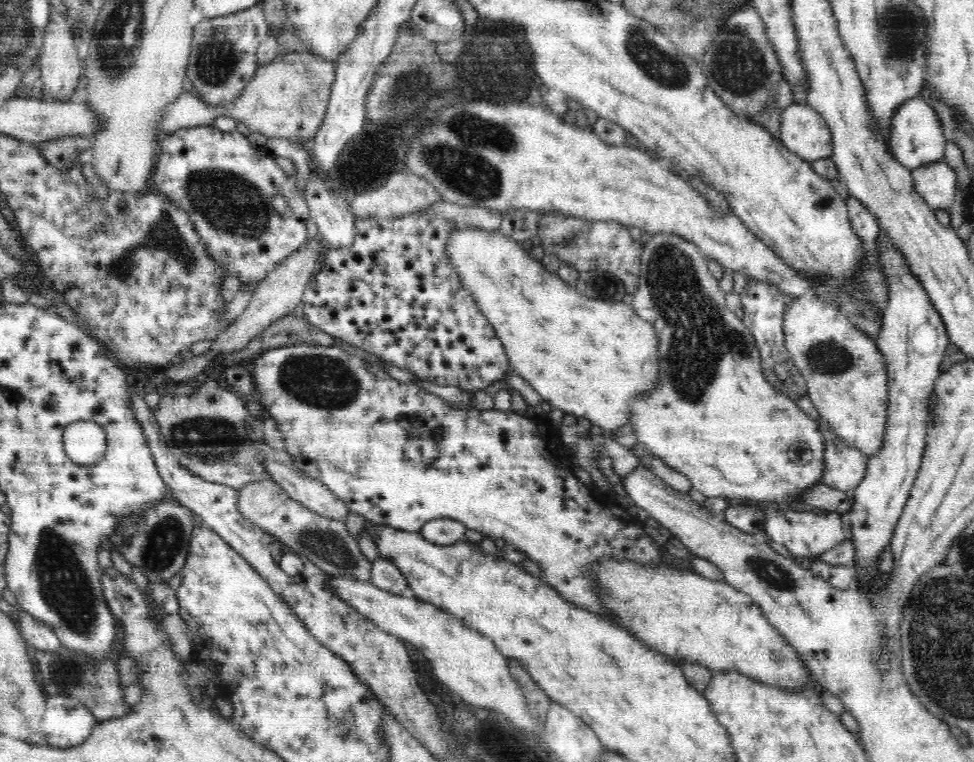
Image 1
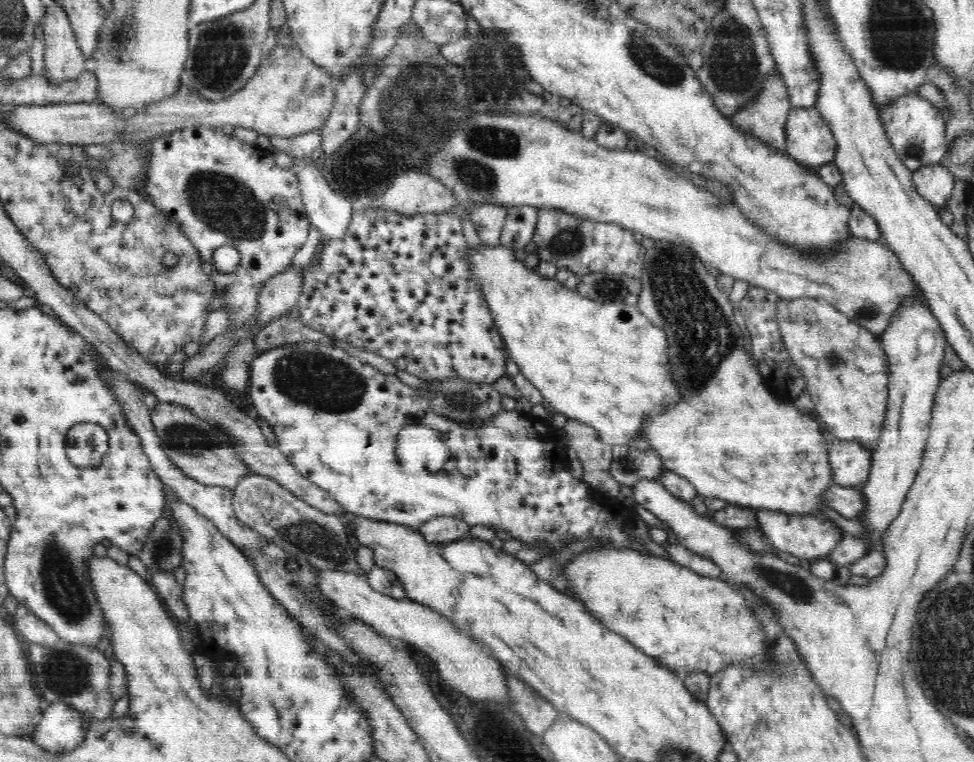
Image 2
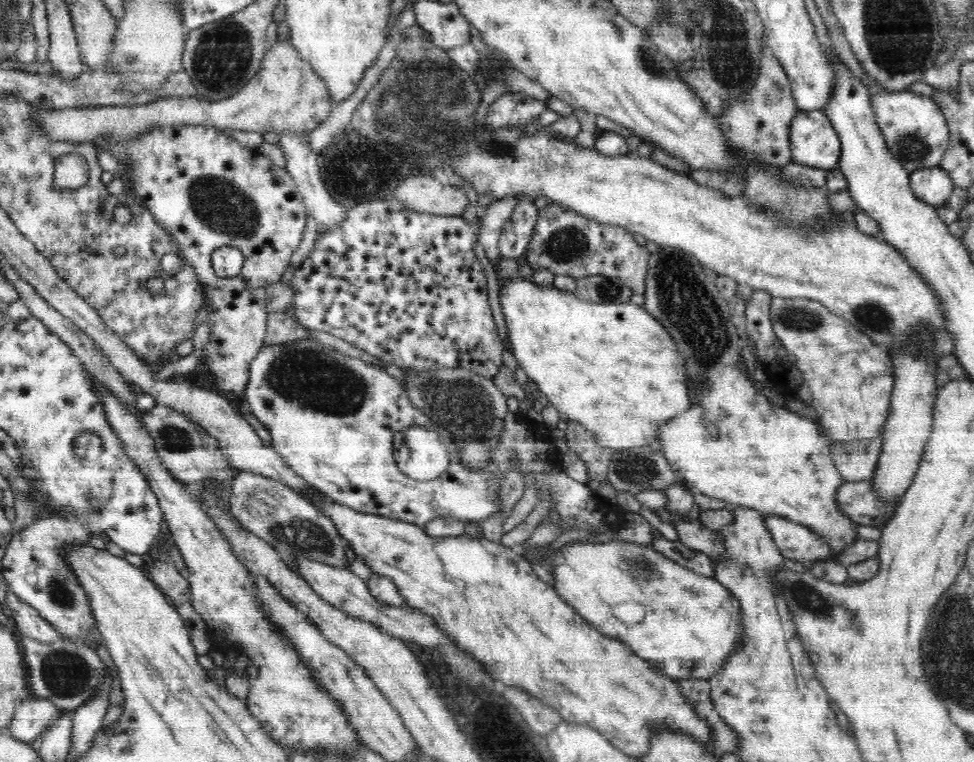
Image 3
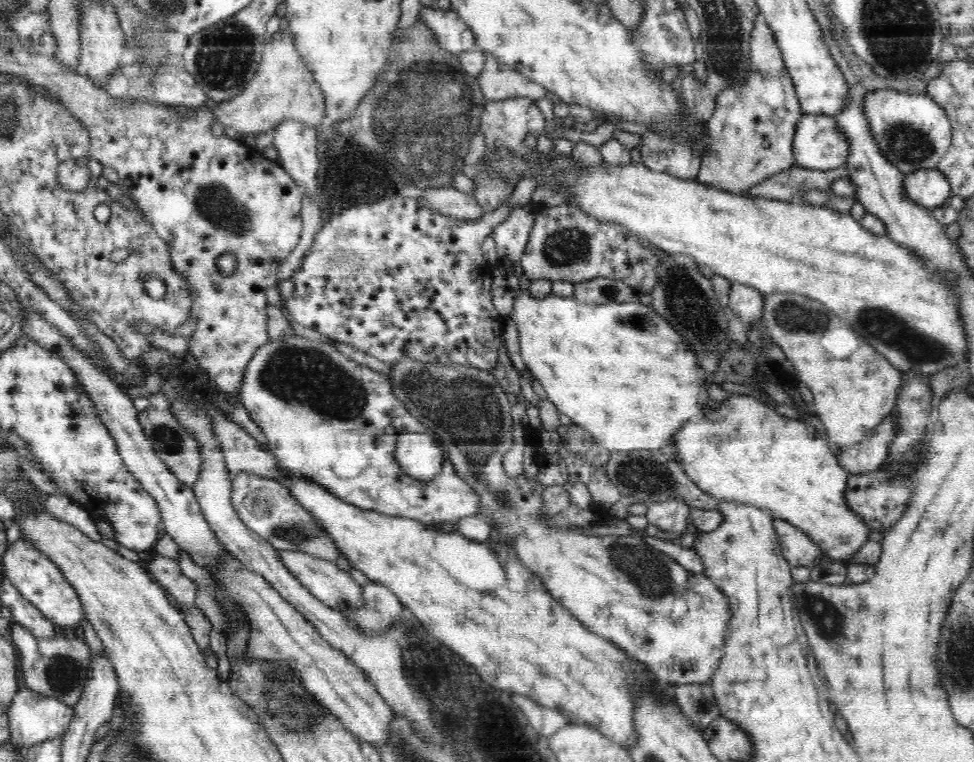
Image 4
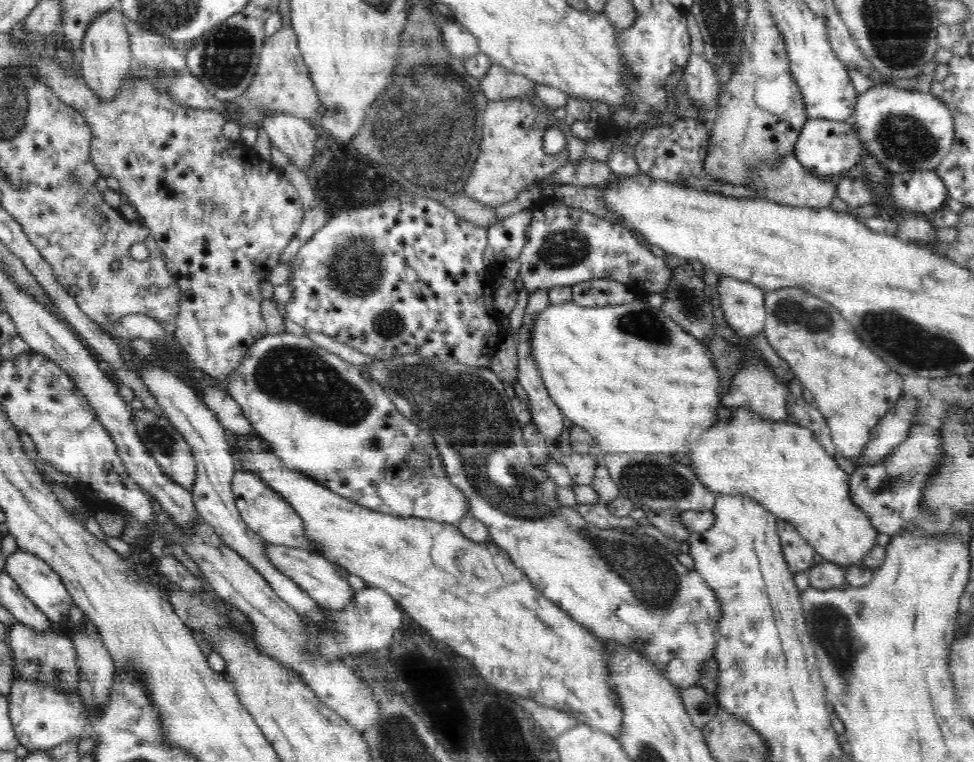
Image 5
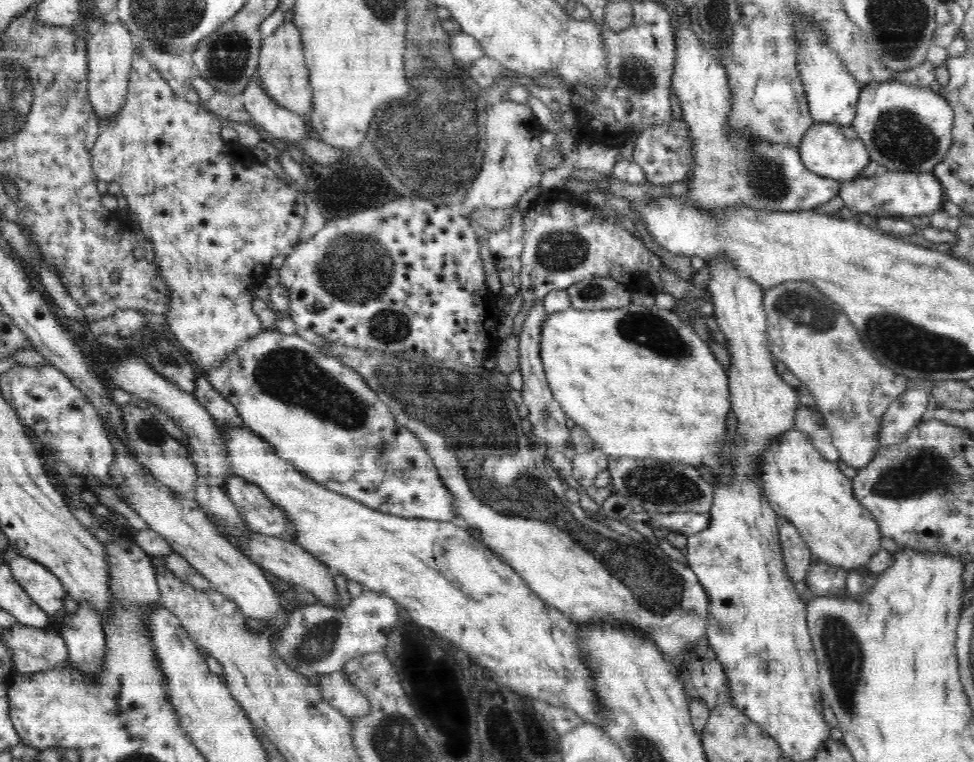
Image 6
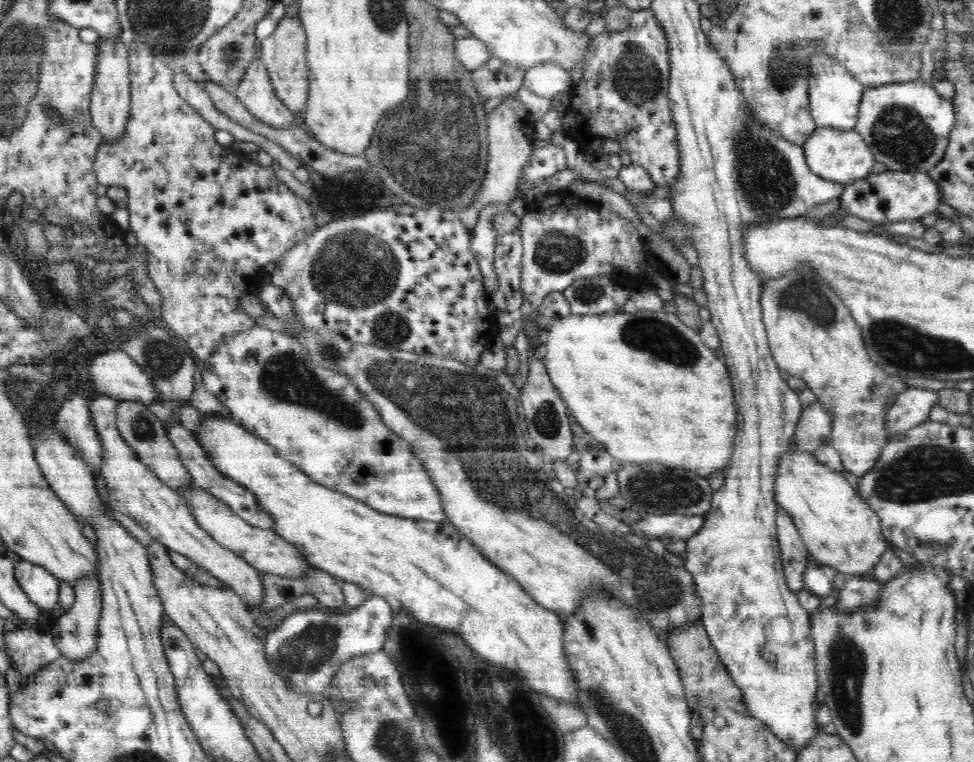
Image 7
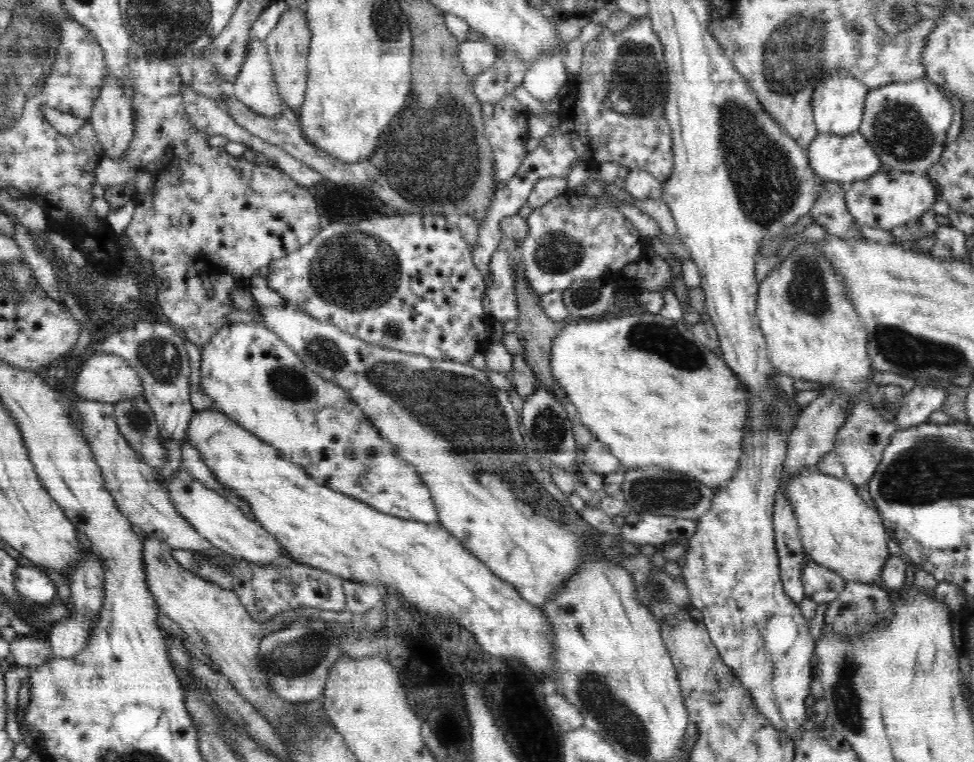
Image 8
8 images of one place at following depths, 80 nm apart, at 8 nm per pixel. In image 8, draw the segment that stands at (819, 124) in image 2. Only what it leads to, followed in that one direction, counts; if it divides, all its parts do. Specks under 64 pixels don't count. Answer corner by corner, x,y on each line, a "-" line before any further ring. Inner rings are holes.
858,130
850,135
833,135
818,133
806,148
809,165
812,170
826,181
853,183
858,179
866,179
880,168
881,160

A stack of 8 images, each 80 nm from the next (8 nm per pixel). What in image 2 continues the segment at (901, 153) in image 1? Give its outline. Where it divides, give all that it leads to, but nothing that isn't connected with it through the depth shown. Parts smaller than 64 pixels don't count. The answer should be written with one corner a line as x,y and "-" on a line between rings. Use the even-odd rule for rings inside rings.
917,93
900,96
877,109
892,148
911,171
926,165
938,165
949,152
951,142
946,136
945,116

